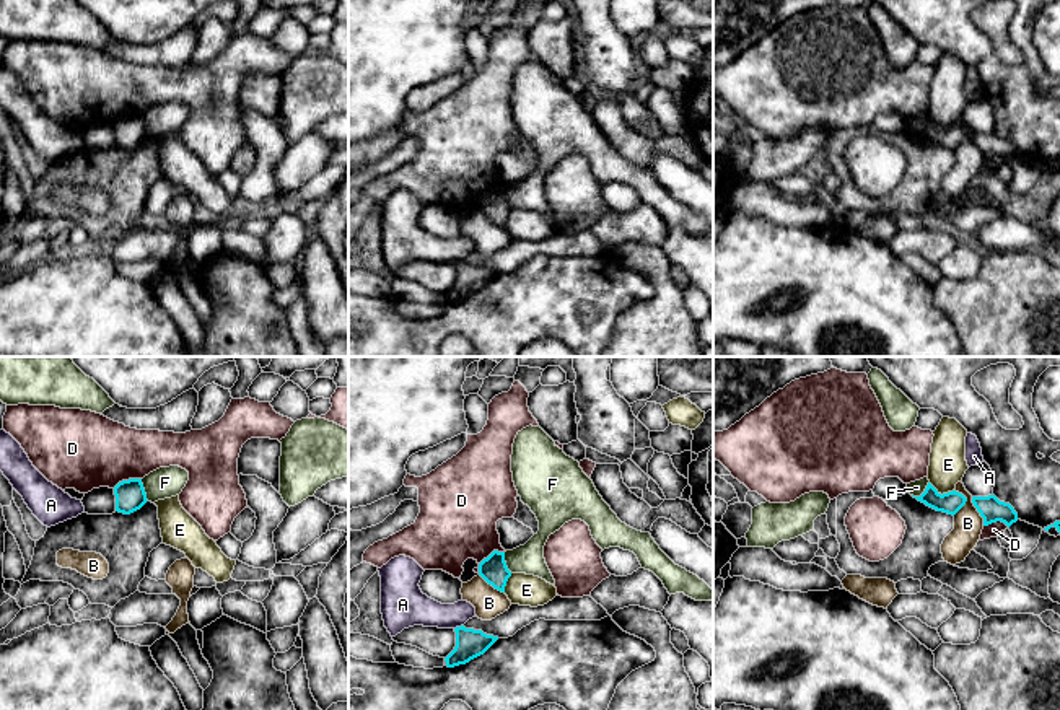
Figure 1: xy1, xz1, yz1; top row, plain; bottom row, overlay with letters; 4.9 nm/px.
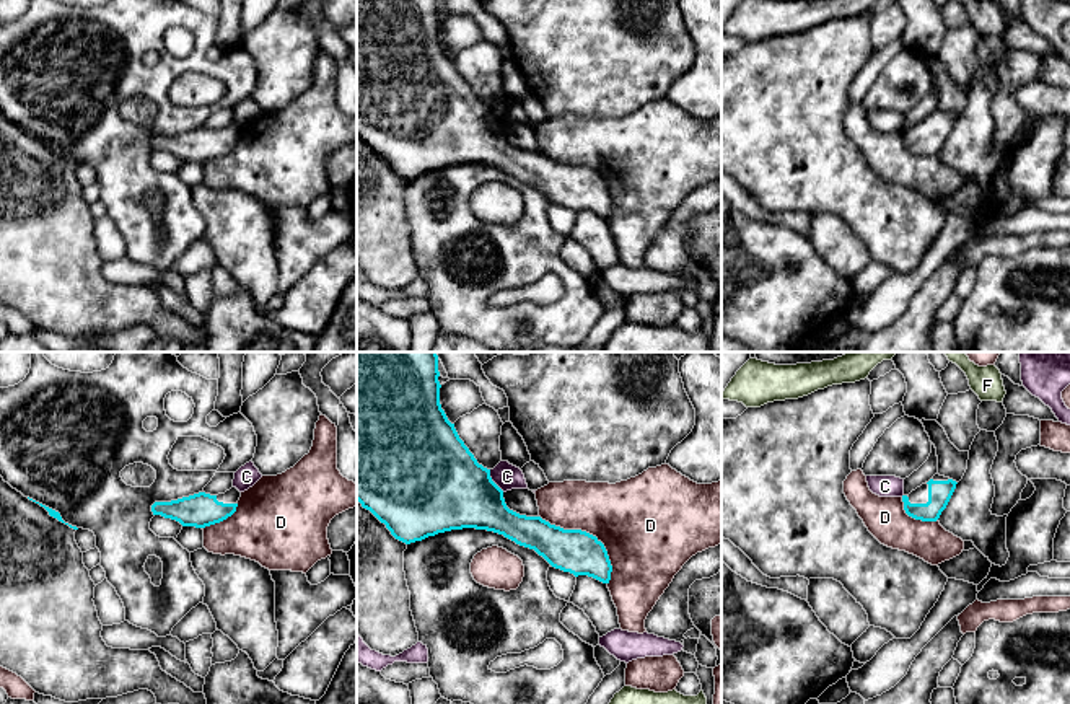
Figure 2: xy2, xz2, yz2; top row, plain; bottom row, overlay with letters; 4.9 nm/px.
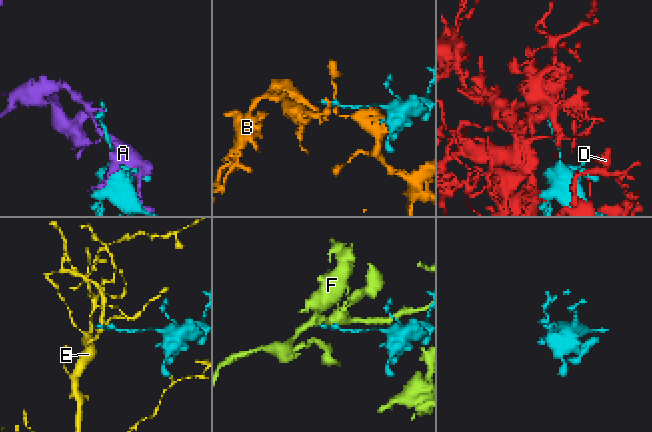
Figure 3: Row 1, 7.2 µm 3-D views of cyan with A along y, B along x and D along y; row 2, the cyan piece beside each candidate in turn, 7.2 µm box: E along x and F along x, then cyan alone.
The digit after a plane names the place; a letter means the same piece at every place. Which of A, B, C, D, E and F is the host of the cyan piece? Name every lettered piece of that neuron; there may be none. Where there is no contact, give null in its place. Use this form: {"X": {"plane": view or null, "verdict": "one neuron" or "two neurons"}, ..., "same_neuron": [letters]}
{"A": {"plane": "xz1", "verdict": "two neurons"}, "B": {"plane": "yz1", "verdict": "two neurons"}, "C": {"plane": "xz2", "verdict": "two neurons"}, "D": {"plane": "xz2", "verdict": "two neurons"}, "E": {"plane": "yz1", "verdict": "two neurons"}, "F": {"plane": "xy1", "verdict": "two neurons"}, "same_neuron": []}

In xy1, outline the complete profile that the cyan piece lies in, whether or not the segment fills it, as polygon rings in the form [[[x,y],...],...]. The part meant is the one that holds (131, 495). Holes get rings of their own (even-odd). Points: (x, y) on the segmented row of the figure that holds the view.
[[[142,479],[122,480],[114,487],[116,511],[130,515],[140,510],[148,500]]]

